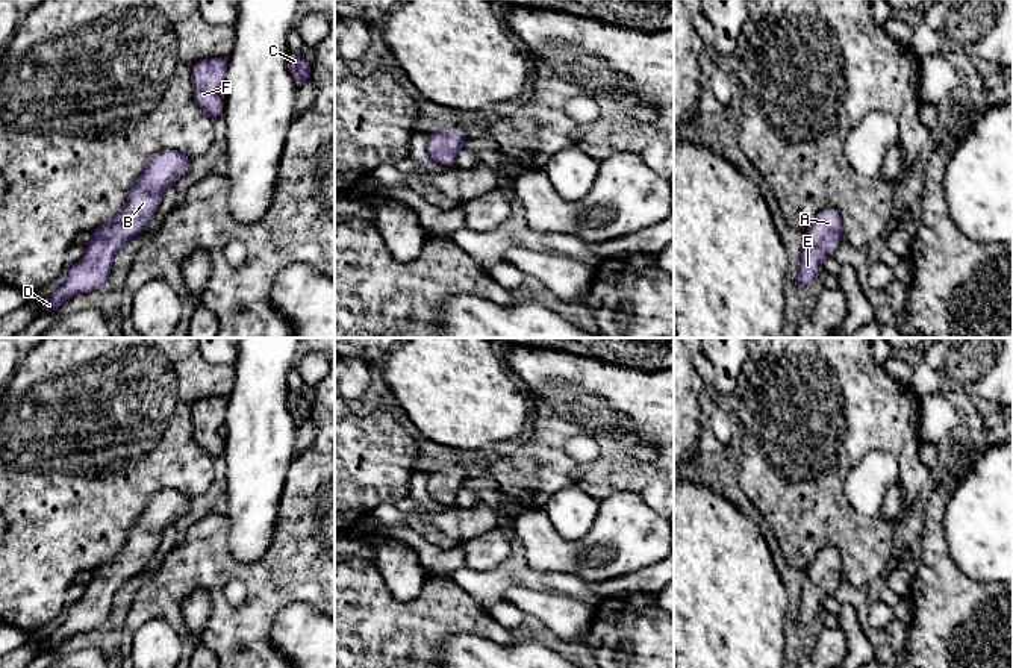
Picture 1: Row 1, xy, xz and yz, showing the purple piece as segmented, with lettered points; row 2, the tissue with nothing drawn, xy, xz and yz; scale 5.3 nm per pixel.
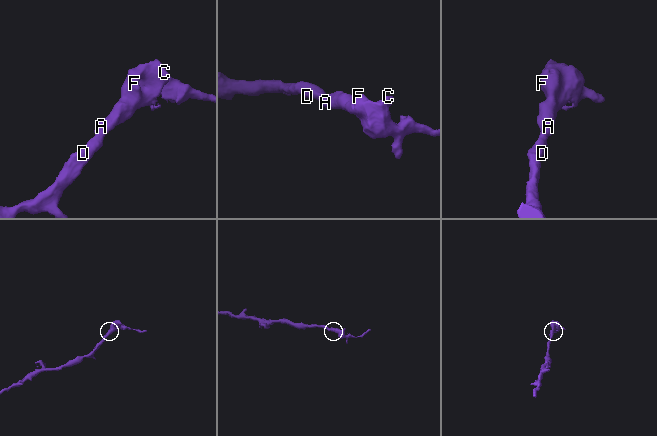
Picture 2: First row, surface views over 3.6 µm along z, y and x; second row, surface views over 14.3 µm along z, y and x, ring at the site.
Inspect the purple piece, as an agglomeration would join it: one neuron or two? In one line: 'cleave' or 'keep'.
keep

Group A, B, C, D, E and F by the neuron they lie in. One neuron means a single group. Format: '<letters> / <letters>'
A B C D E F

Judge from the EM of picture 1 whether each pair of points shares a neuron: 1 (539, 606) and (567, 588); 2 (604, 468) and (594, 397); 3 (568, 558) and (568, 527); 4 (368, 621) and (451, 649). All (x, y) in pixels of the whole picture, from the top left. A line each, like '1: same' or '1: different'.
1: different
2: same
3: different
4: different

